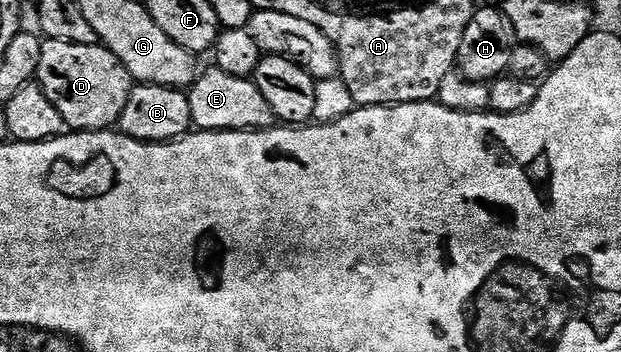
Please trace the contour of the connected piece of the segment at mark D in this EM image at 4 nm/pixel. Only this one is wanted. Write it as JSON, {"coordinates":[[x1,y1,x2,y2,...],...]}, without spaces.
{"coordinates":[[49,40,44,41,42,59,38,59,36,81,72,131,112,129,120,120,122,107,126,107,134,84,128,68,103,44,79,45]]}

